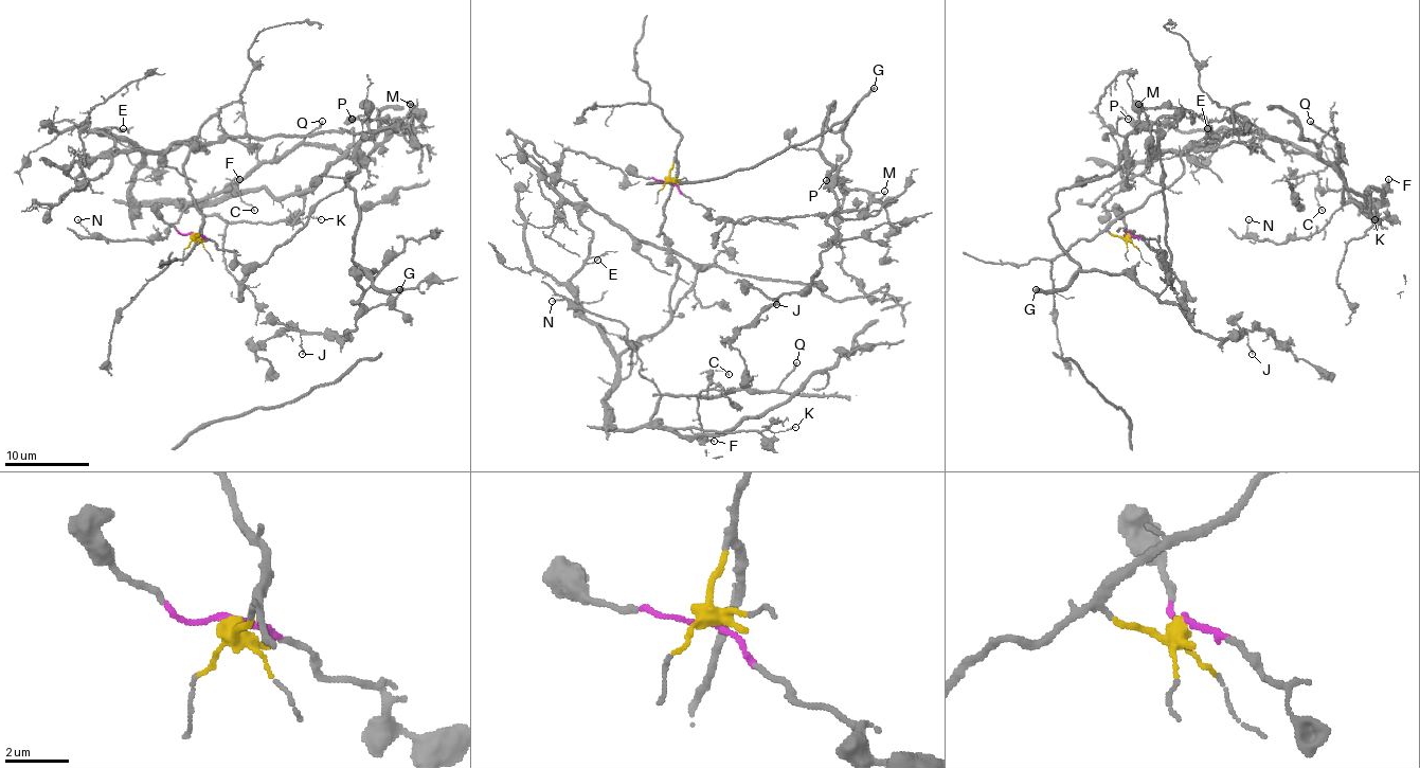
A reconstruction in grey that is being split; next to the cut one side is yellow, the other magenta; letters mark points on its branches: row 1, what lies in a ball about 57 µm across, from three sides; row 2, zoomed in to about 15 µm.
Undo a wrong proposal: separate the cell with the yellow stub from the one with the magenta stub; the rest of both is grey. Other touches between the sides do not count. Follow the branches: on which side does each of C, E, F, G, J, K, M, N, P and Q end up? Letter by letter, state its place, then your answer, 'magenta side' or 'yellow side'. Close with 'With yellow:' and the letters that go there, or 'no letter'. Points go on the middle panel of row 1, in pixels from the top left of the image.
C: (729, 374) | yellow side
E: (597, 260) | yellow side
F: (714, 441) | yellow side
G: (874, 88) | magenta side
J: (776, 304) | magenta side
K: (795, 427) | yellow side
M: (884, 191) | magenta side
N: (552, 301) | yellow side
P: (826, 180) | magenta side
Q: (796, 362) | yellow side
With yellow: C, E, F, K, N, Q

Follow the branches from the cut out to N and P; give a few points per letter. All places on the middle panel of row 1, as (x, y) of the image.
N: (668, 180), (675, 161), (670, 319), (605, 399), (609, 429), (643, 427), (660, 393), (626, 327), (552, 302)
P: (668, 180), (715, 219), (738, 224), (868, 206), (866, 191), (845, 186), (839, 172), (826, 180)

